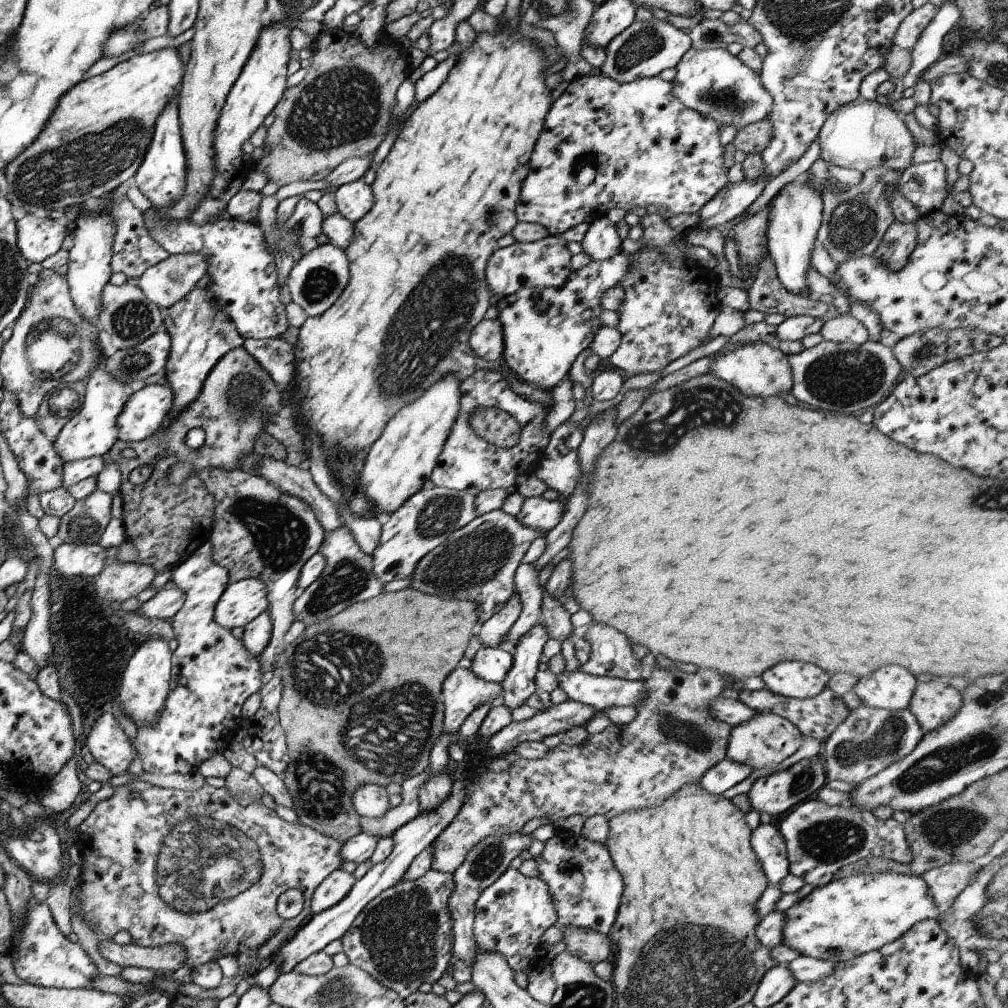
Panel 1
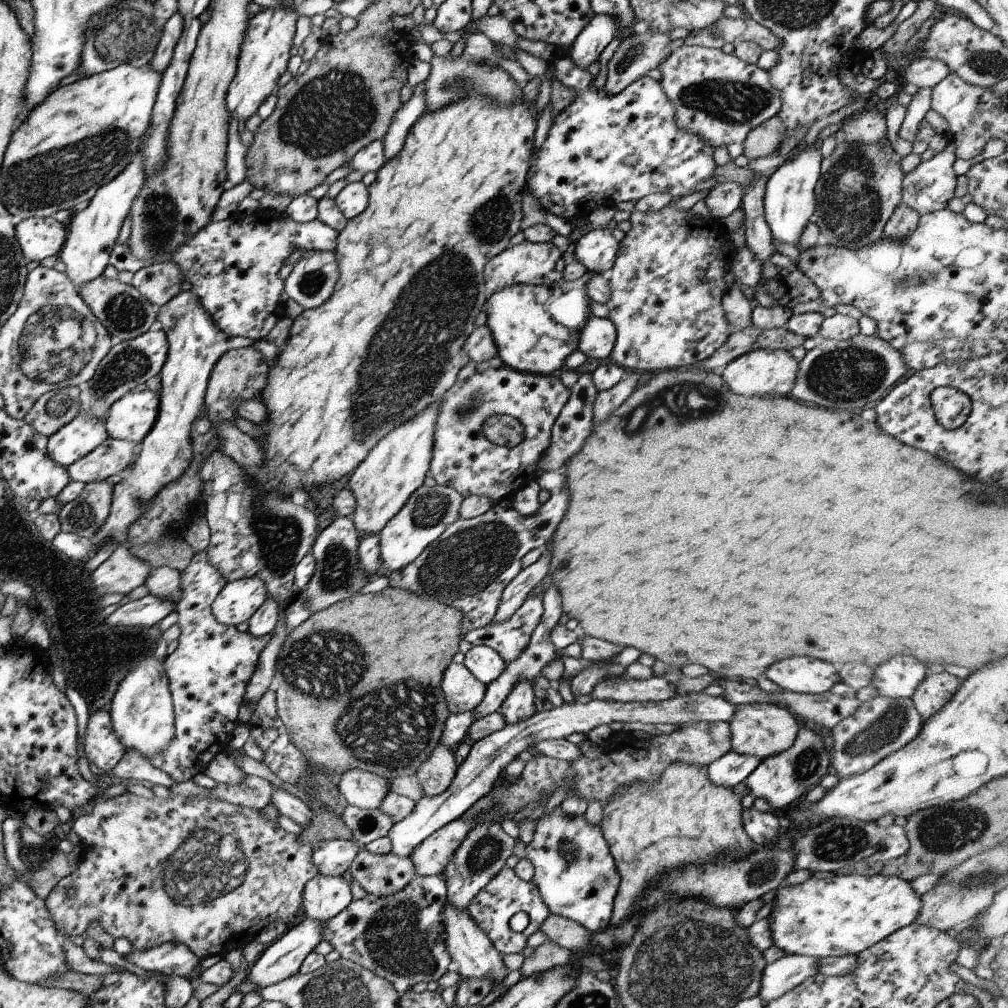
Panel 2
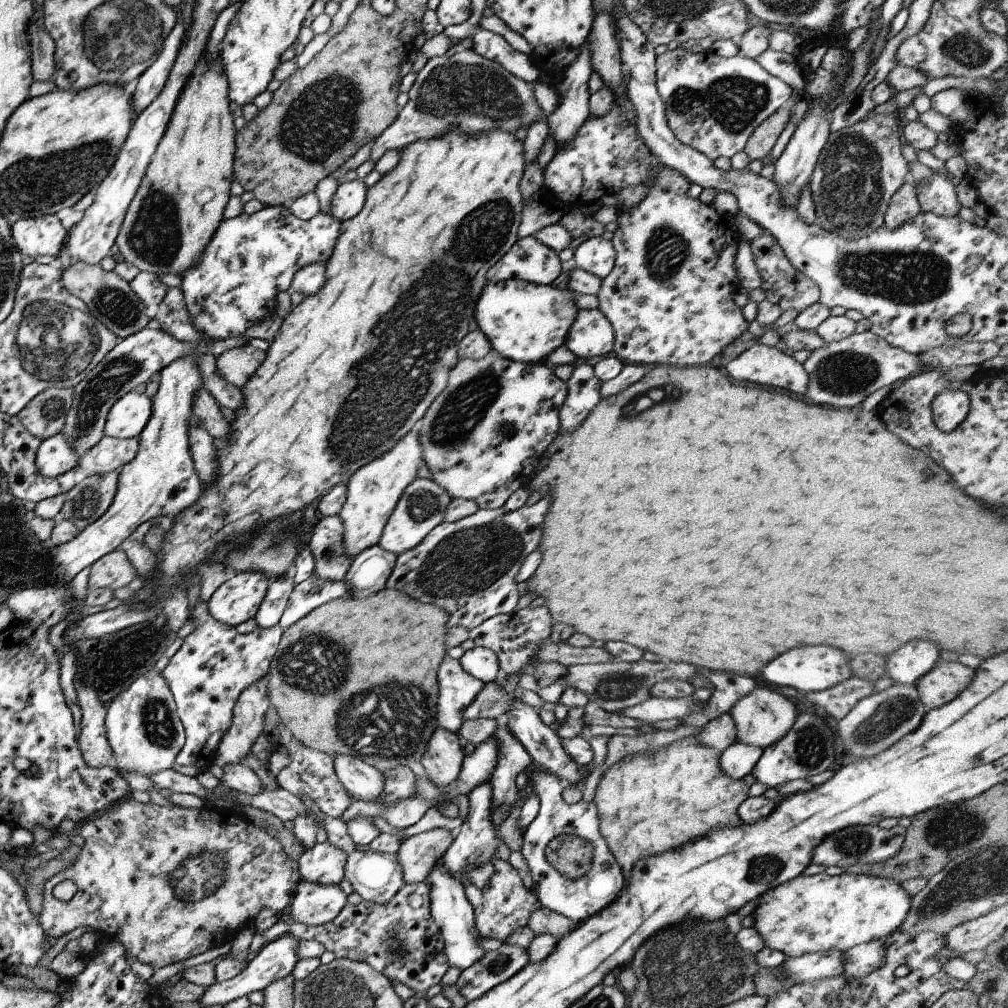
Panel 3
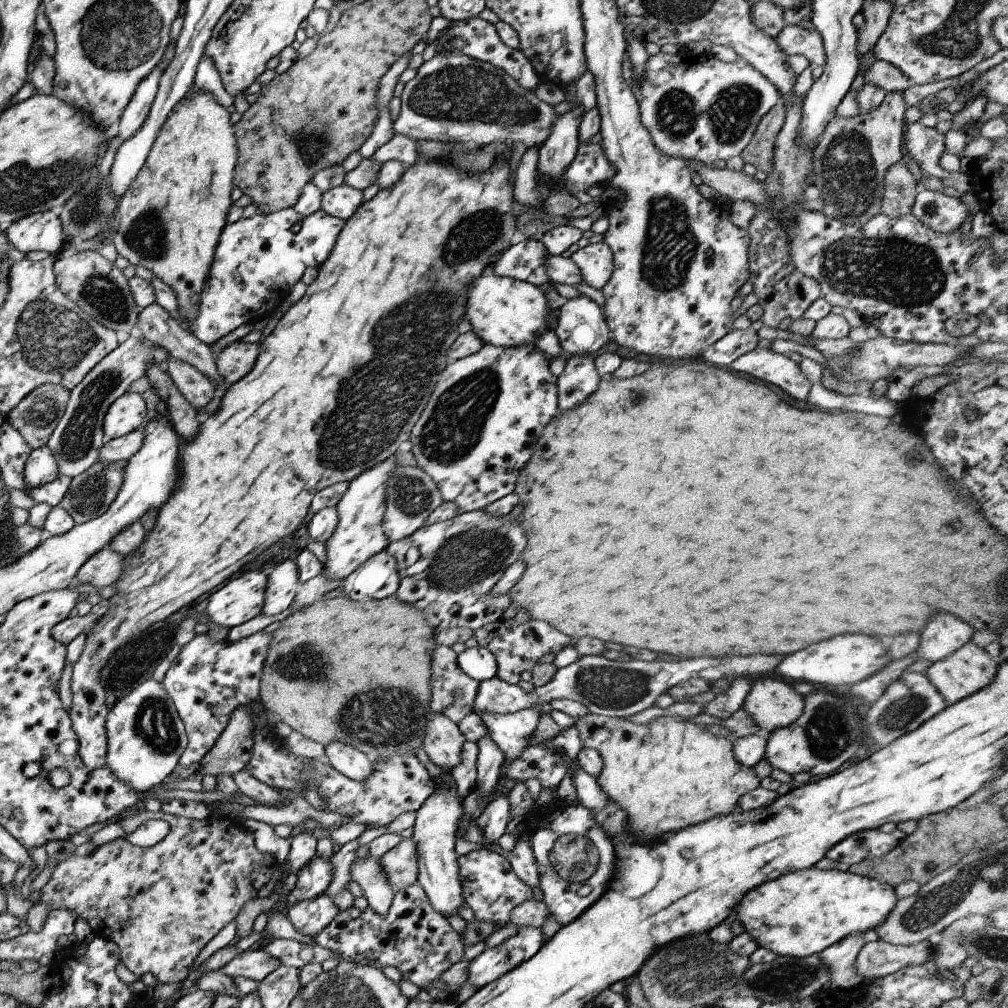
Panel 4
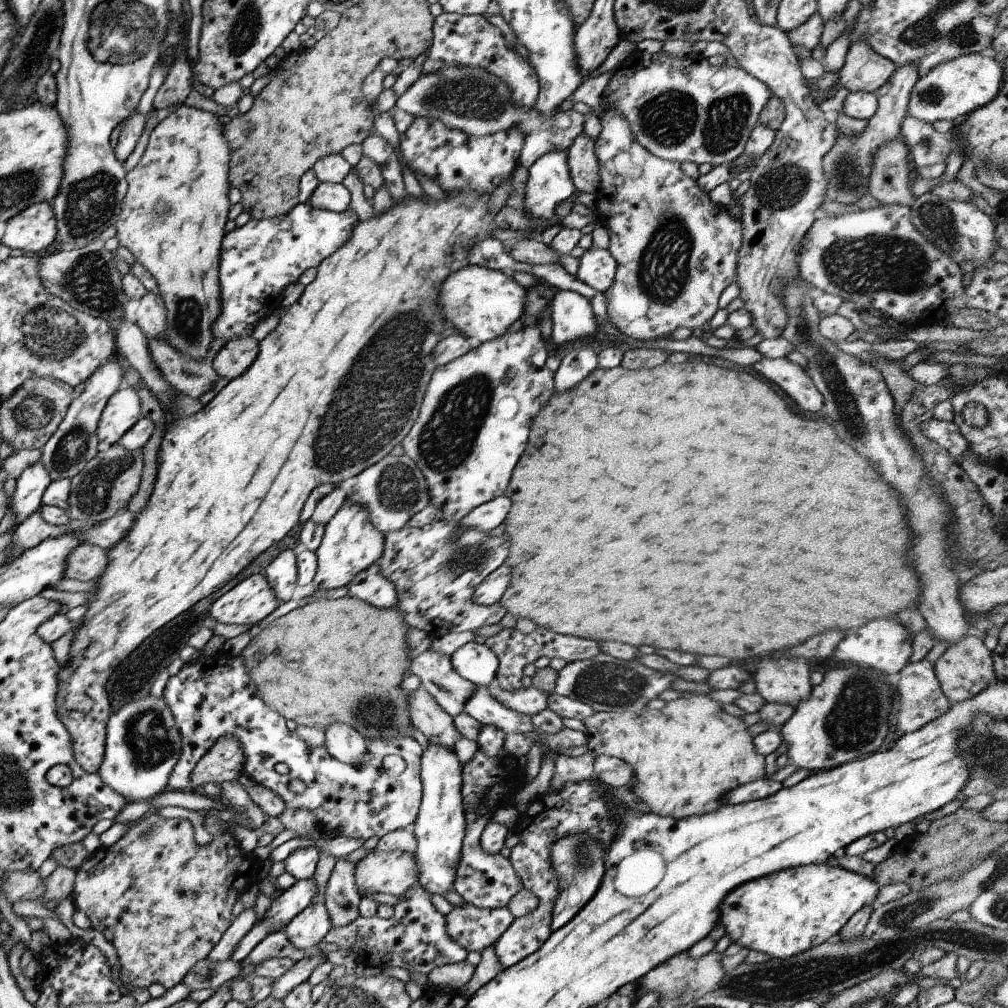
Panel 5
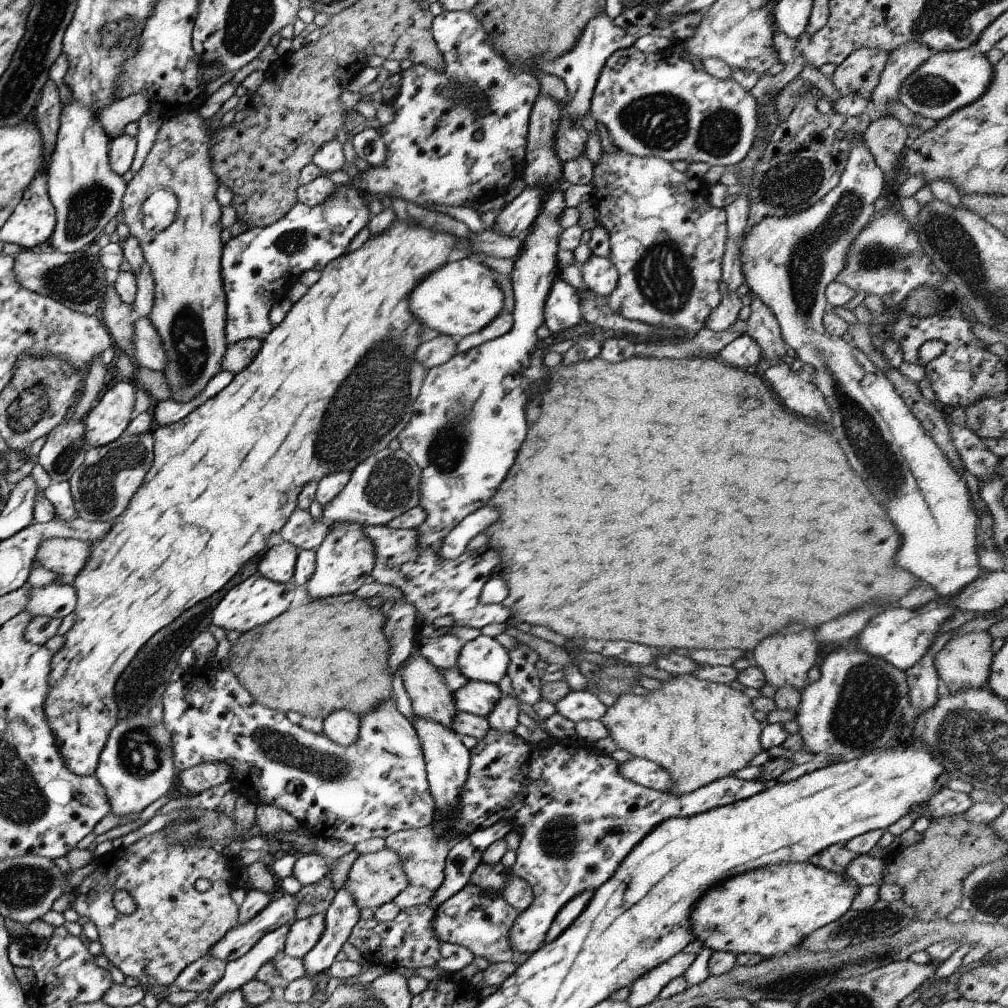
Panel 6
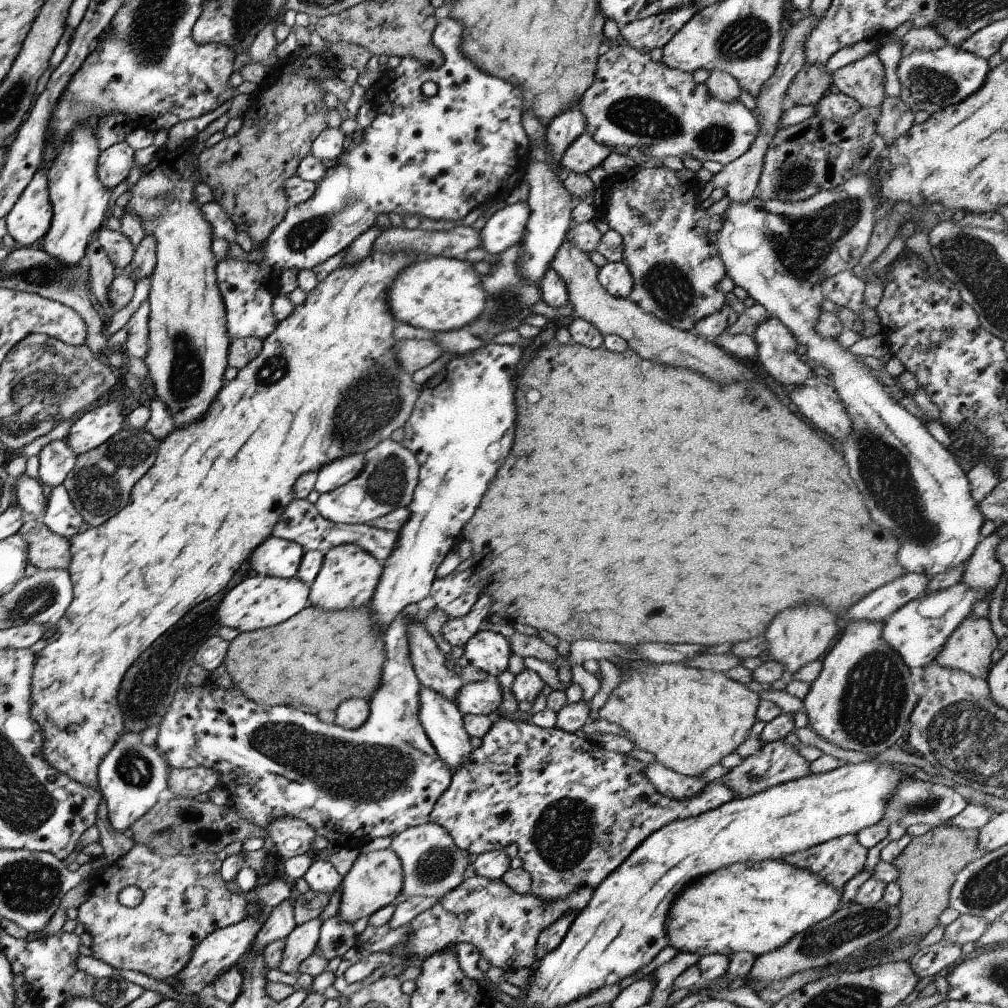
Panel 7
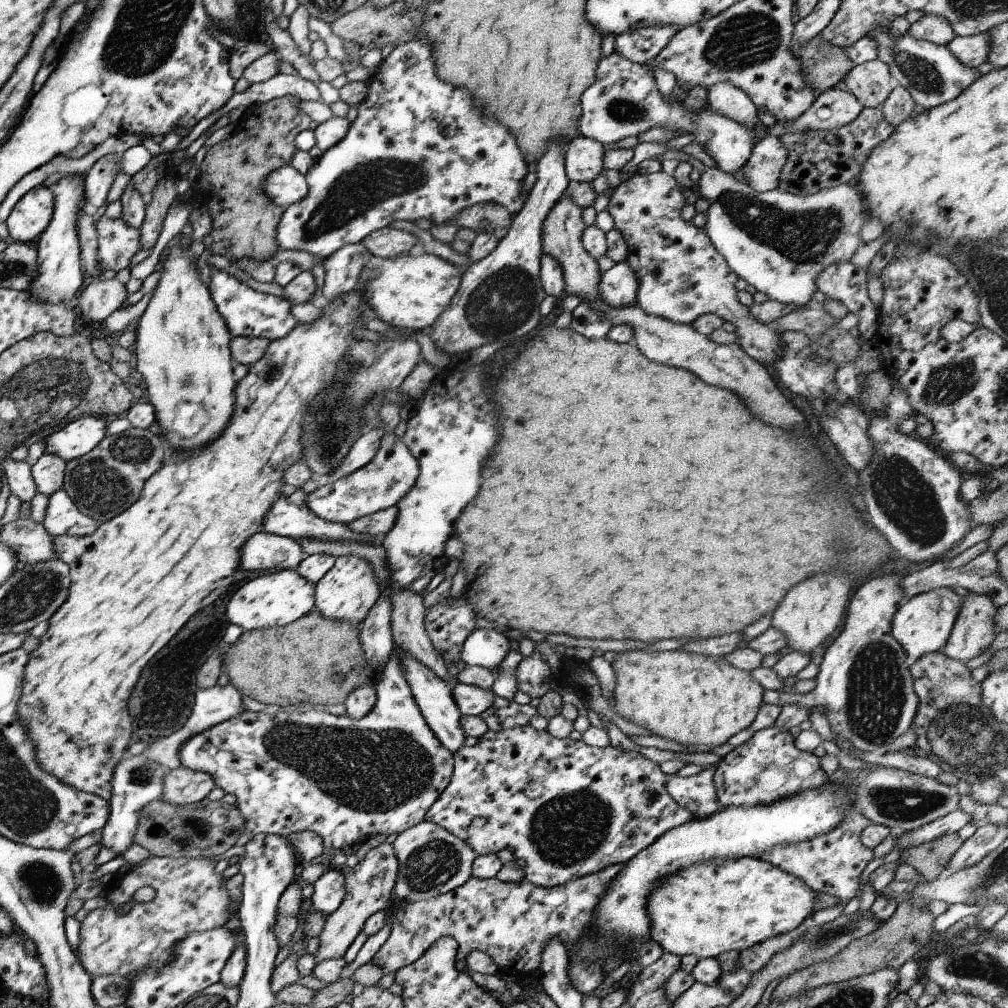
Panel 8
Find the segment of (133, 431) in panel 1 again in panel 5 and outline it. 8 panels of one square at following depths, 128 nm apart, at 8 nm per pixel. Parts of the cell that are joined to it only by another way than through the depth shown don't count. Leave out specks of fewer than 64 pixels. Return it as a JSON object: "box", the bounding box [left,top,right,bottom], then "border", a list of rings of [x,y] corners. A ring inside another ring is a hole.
{"box":[95,385,141,450],"border":[[[122,385],[107,399],[95,427],[95,436],[103,450],[117,443],[137,422],[141,417],[139,409],[138,394],[133,387]]]}

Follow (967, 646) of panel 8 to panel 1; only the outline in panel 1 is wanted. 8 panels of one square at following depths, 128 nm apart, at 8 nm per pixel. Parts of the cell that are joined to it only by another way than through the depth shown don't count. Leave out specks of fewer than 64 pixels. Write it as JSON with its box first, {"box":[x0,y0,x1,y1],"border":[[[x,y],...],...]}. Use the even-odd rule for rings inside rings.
{"box":[908,678,960,733],"border":[[[932,678],[928,682],[916,683],[908,709],[921,730],[928,733],[950,719],[960,706],[960,692],[948,685],[945,679]]]}

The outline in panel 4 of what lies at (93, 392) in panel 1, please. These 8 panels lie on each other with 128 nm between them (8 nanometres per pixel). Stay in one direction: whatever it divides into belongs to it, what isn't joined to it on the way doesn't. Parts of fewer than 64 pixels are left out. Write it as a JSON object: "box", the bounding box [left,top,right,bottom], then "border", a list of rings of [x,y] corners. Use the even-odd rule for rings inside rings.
{"box":[22,444,57,491],"border":[[[45,444],[38,449],[32,450],[24,462],[22,468],[22,486],[25,491],[51,484],[57,478],[56,464]]]}

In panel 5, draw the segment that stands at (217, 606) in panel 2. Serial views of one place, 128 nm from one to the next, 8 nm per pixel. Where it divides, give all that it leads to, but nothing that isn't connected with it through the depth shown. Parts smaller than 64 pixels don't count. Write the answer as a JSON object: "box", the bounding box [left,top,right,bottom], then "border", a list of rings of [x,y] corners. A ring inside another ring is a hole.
{"box":[208,573,277,624],"border":[[[259,573],[249,575],[209,606],[208,614],[223,624],[257,624],[277,608],[276,594]]]}

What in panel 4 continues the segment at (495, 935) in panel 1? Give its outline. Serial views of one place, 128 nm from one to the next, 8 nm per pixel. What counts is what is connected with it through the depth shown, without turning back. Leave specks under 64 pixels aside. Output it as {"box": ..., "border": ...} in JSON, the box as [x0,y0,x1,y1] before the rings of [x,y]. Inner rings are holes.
{"box":[458,848,535,930],"border":[[[487,848],[459,855],[458,875],[464,903],[471,908],[474,919],[492,922],[494,930],[506,925],[509,911],[517,903],[535,895],[531,887],[515,876],[504,855],[488,851]]]}

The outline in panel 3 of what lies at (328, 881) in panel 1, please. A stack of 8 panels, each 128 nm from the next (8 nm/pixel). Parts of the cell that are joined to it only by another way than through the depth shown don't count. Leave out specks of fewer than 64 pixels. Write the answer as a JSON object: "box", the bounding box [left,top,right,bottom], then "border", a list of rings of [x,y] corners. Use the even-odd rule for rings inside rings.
{"box":[289,880,346,926],"border":[[[299,880],[289,901],[289,914],[305,926],[331,922],[343,905],[346,895],[337,885],[320,885]]]}

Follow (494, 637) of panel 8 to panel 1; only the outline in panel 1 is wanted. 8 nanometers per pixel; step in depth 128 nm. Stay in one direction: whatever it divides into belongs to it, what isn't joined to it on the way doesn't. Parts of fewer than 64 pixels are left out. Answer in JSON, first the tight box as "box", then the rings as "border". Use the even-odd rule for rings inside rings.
{"box":[470,647,512,683],"border":[[[480,647],[470,660],[471,672],[490,683],[501,683],[510,669],[512,656],[497,647]]]}

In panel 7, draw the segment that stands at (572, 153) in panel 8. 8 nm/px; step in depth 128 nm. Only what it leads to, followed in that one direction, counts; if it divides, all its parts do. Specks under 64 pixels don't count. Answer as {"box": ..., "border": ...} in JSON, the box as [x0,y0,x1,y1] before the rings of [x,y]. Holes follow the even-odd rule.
{"box":[560,133,609,174],"border":[[[582,133],[563,150],[560,164],[564,171],[587,174],[591,168],[600,166],[603,158],[609,154],[609,148],[597,145],[589,134]]]}

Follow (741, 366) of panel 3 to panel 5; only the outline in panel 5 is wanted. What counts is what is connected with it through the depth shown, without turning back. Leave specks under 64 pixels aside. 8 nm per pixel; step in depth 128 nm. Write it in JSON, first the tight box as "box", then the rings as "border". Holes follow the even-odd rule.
{"box":[751,357,822,412],"border":[[[785,357],[765,358],[751,366],[766,382],[773,382],[779,386],[801,412],[817,412],[822,407],[821,393],[815,388],[813,381],[802,372],[795,363],[788,361]]]}

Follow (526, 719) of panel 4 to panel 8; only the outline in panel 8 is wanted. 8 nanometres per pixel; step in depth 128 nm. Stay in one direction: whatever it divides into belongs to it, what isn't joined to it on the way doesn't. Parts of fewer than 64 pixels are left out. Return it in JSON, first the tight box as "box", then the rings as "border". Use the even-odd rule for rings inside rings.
{"box":[451,684,493,716],"border":[[[455,684],[451,692],[455,706],[461,715],[478,716],[491,706],[493,692],[466,684]]]}

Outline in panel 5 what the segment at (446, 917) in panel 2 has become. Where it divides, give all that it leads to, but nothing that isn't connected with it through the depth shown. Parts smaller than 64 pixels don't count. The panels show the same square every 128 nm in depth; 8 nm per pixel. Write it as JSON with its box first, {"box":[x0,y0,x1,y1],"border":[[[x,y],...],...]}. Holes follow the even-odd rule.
{"box":[412,743,465,894],"border":[[[427,743],[420,756],[422,795],[412,833],[417,841],[414,854],[417,864],[417,883],[425,891],[441,894],[452,888],[455,868],[464,837],[465,815],[461,796],[462,770],[453,749],[437,743]]]}

